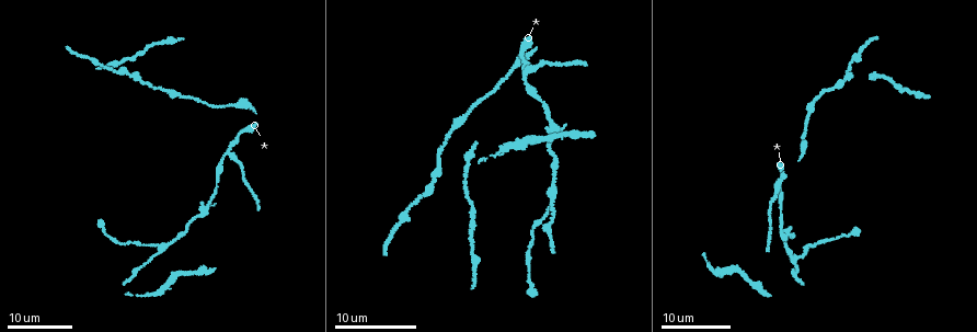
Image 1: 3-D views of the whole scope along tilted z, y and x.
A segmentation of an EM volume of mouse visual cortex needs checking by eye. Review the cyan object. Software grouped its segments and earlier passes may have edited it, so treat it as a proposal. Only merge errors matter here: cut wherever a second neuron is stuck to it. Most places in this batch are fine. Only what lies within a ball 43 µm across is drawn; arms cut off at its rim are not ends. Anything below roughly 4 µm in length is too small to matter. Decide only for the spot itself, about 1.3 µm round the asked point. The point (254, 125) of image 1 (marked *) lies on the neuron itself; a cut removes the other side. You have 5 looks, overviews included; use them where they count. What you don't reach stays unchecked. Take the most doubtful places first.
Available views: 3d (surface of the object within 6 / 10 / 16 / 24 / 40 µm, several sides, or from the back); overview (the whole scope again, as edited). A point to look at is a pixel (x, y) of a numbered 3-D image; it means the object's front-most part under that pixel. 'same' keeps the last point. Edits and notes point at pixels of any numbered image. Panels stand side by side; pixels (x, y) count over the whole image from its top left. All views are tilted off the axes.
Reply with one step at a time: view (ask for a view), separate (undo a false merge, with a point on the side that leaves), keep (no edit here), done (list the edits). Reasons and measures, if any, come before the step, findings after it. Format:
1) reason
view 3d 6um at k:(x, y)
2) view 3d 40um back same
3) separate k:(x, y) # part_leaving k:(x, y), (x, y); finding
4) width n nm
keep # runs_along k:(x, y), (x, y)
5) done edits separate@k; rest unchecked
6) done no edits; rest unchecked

thin arm on a thick one
view 3d 16um at 1:(552, 195)

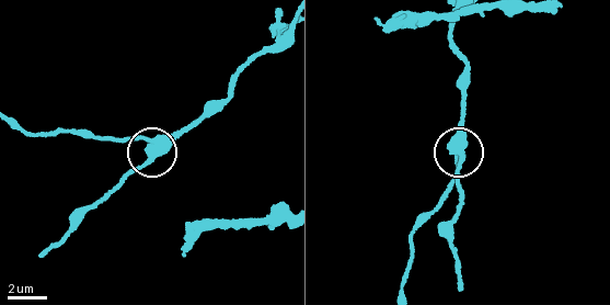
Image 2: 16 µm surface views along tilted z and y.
view 3d 10um at 2:(151, 145)

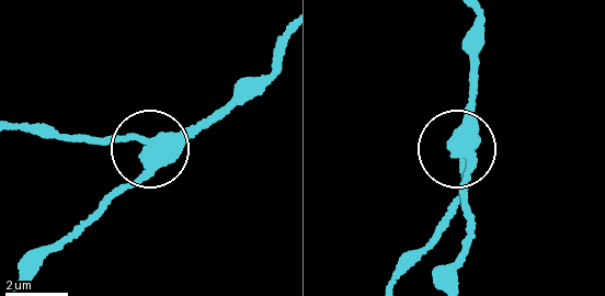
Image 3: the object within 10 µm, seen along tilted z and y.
width 410 nm
keep # runs_along 3:(480, 13), (456, 143), (472, 167), (474, 218); continuous, no second neuron

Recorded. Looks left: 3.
three arms meet
view 3d 16um at 1:(524, 73)

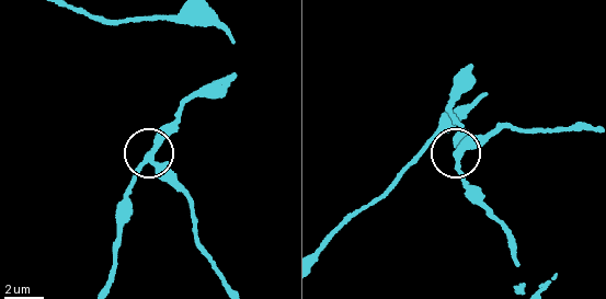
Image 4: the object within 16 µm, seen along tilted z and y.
view 3d 10um at 4:(152, 160)

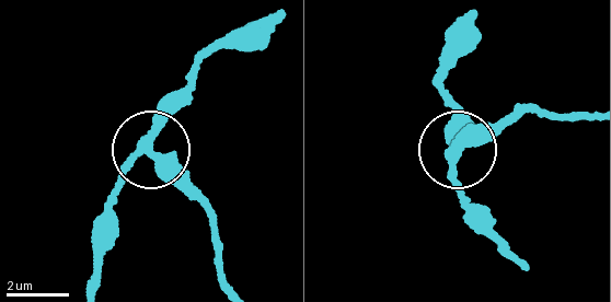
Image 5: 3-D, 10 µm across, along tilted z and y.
arms 3
keep # all the same neuron

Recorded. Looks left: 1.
done no edits; rest unchecked

